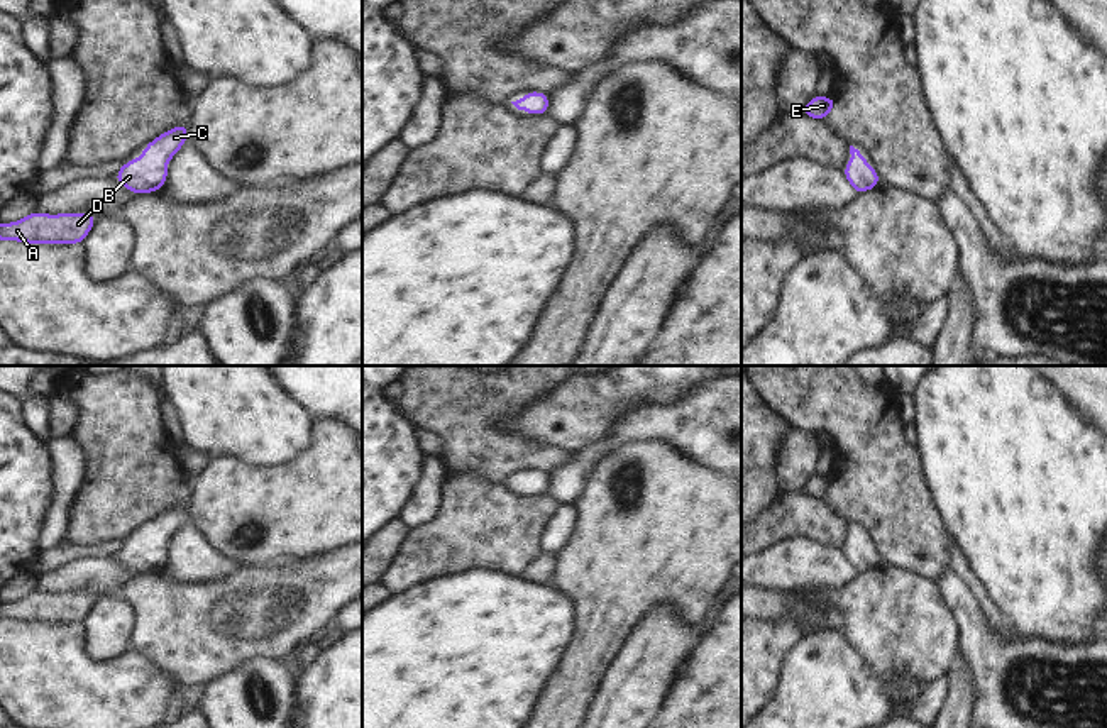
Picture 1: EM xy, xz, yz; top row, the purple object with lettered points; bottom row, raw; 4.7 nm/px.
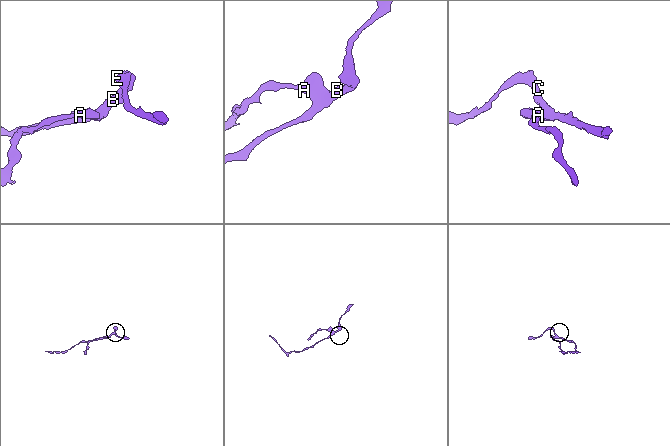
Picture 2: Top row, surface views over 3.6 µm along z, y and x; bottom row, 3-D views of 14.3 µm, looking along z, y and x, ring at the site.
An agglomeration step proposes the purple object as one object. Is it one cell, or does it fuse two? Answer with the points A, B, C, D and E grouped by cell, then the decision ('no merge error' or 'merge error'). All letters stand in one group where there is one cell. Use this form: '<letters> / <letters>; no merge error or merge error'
A B C D E; no merge error

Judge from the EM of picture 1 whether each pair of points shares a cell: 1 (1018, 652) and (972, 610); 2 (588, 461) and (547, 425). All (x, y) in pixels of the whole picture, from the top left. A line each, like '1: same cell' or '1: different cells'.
1: same cell
2: different cells

